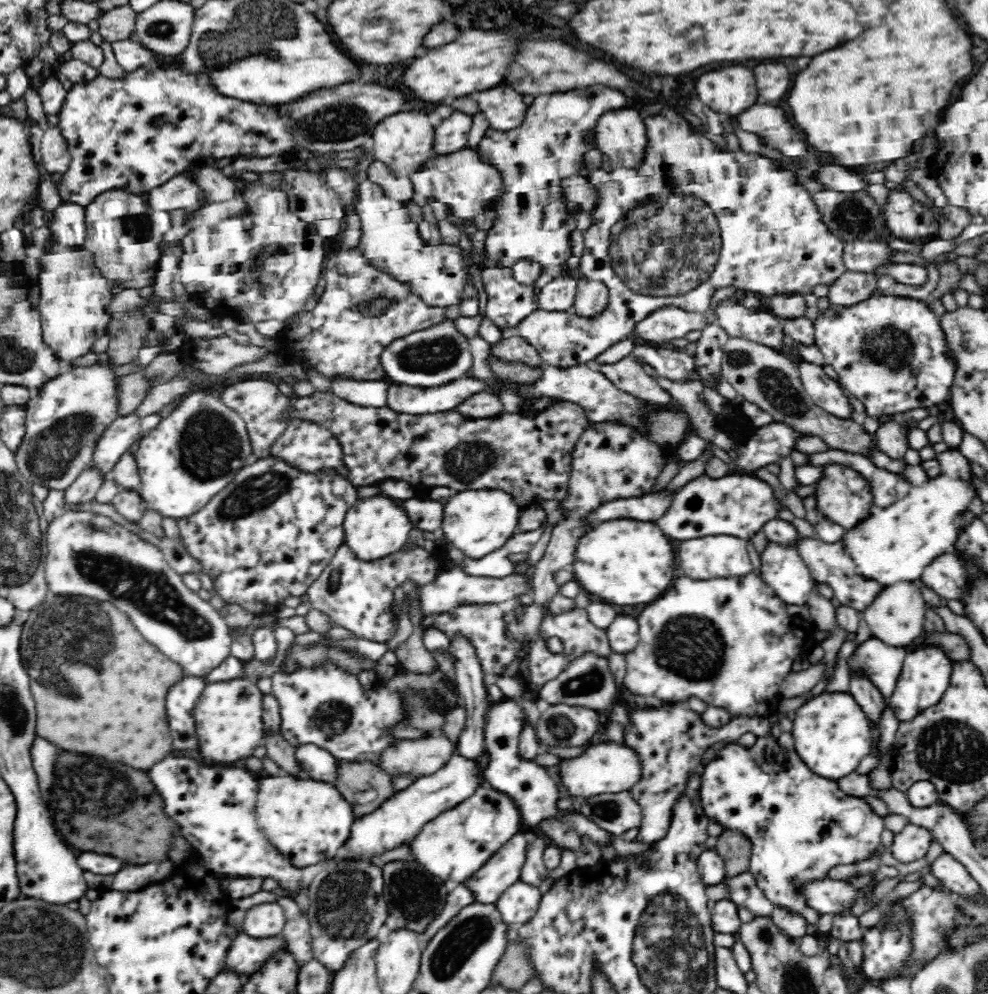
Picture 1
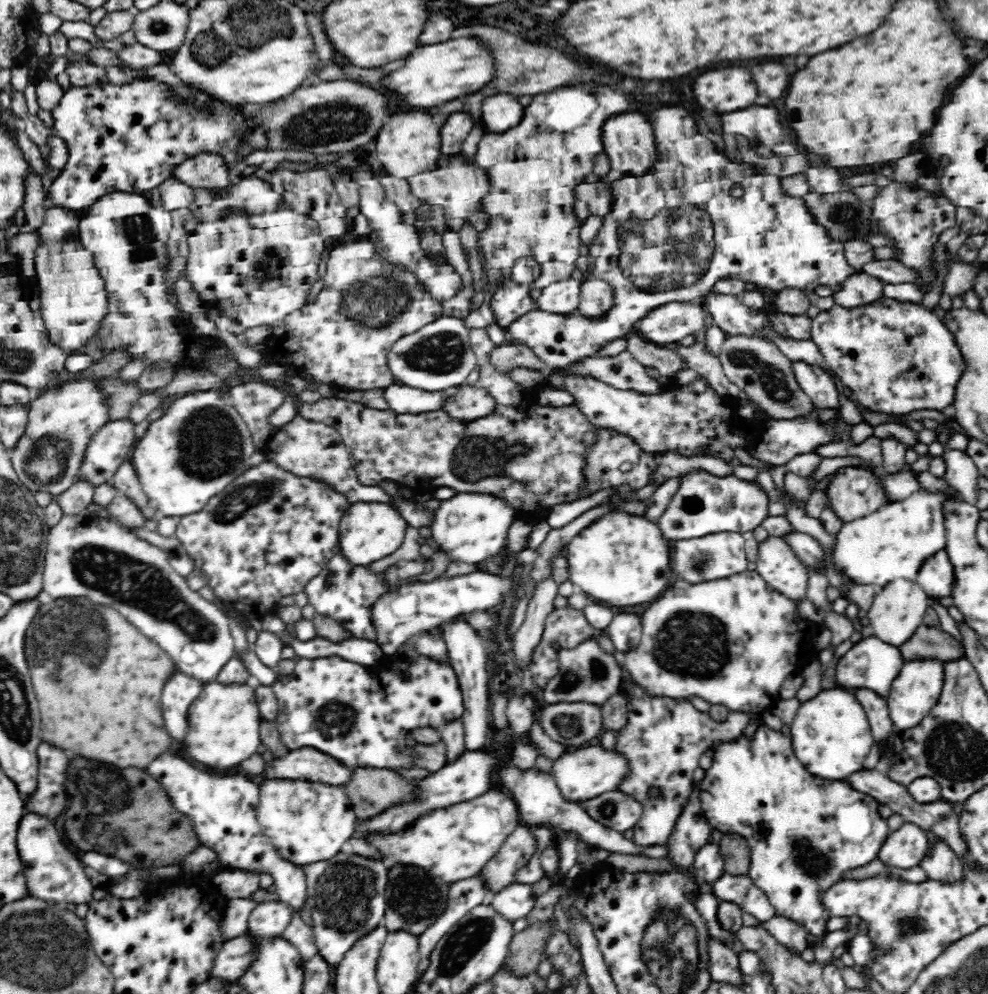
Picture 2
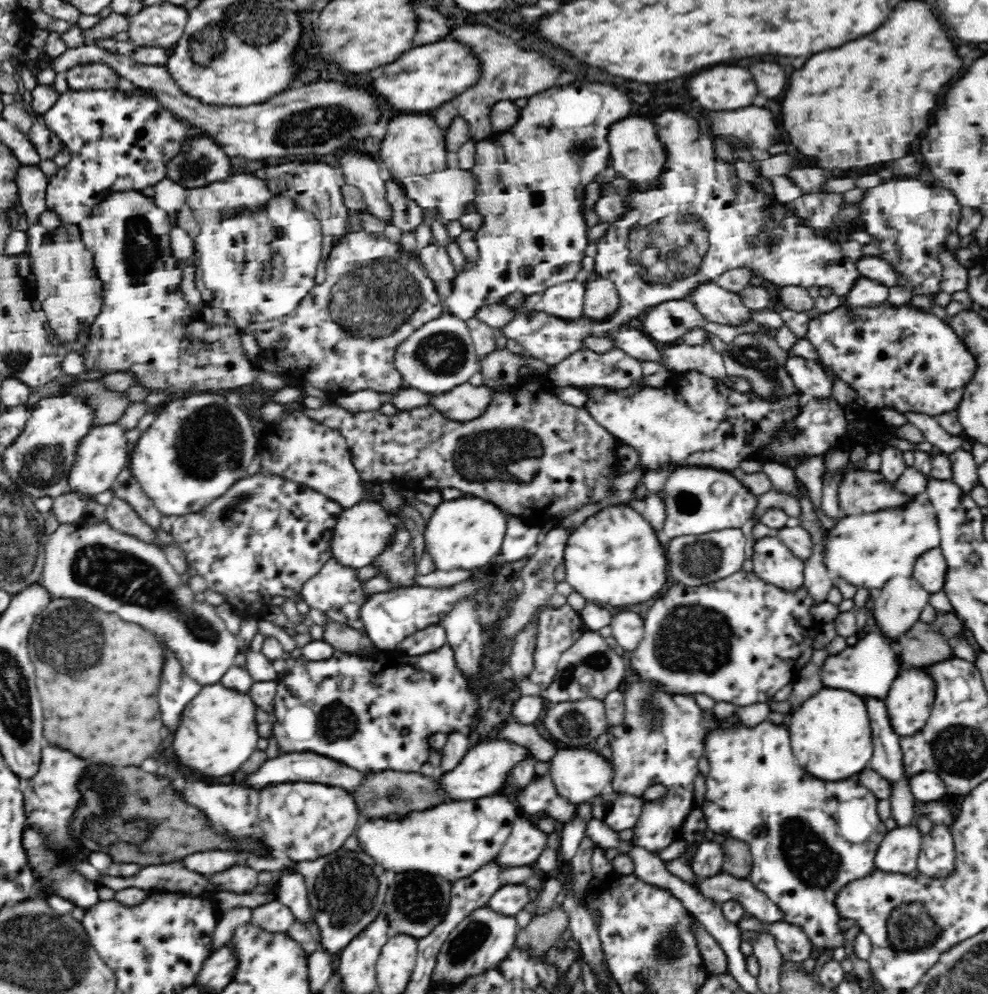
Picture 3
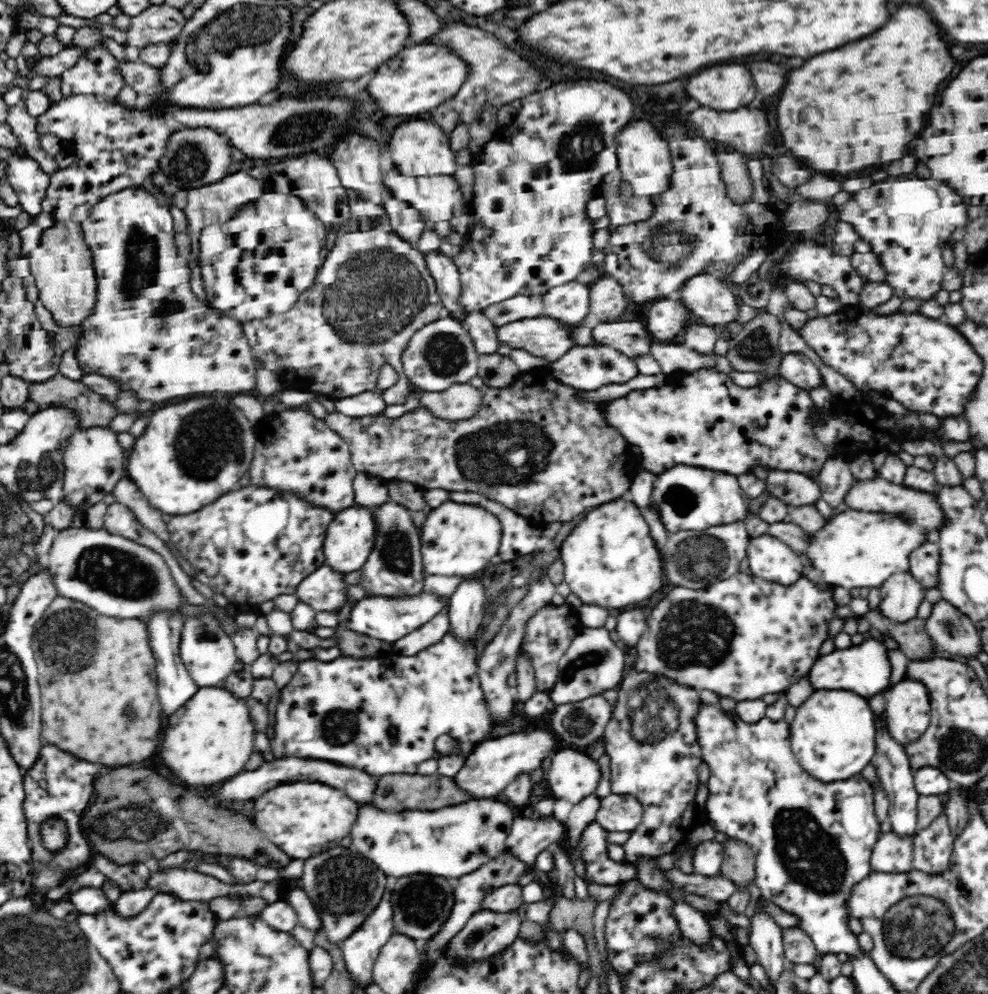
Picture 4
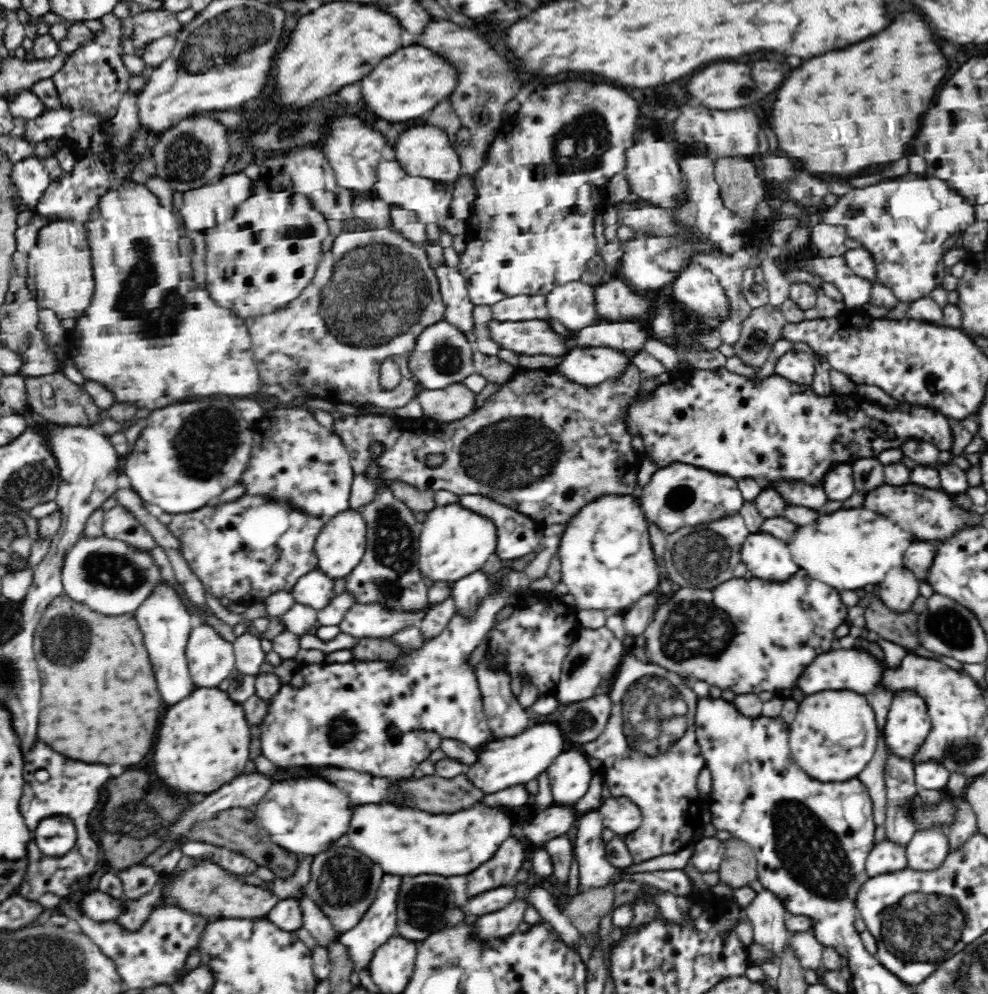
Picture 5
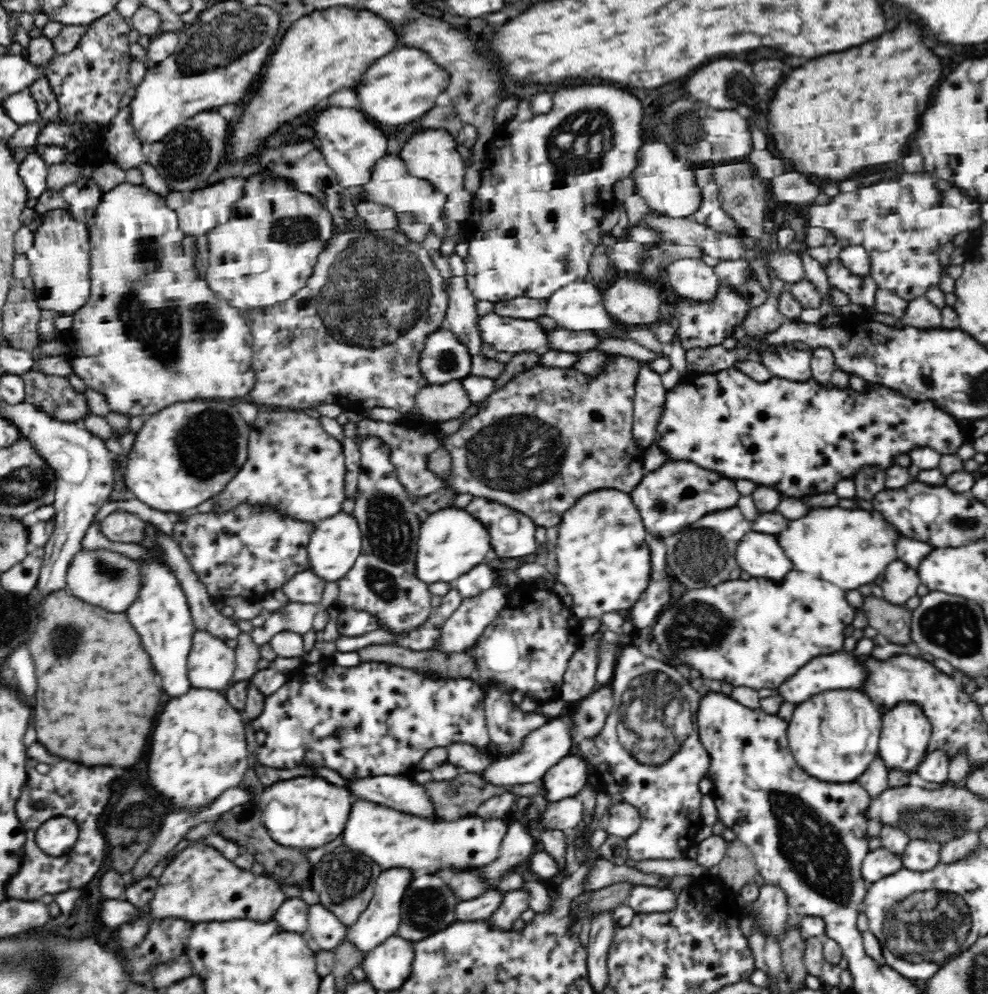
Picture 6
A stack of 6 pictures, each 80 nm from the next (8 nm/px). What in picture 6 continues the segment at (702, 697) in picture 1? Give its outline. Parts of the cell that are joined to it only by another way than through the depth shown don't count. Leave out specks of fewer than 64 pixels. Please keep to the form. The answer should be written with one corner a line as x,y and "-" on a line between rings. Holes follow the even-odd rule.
794,569
778,580
752,577
750,580
728,580
708,588
686,589
674,604
659,614
653,625
652,636
660,650
658,660
672,666
690,666
707,682
719,680
720,684
726,682
733,687
757,691
761,688
778,690
812,658
843,650
843,630
852,624
856,614
845,596
835,584

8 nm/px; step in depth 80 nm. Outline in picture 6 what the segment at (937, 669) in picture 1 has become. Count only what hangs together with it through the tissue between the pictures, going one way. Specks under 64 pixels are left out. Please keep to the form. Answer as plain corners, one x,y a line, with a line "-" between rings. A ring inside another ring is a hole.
902,700
883,714
878,752
888,768
916,771
925,757
924,752
931,737
932,726
917,702

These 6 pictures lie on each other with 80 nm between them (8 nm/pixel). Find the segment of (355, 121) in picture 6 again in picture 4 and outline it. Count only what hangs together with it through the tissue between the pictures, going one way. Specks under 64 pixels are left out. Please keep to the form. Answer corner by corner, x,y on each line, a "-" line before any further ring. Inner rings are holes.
350,134
336,144
336,149
329,160
338,170
340,181
346,188
357,190
366,202
383,206
383,202
389,197
389,191
383,184
380,172
380,146
377,142
366,140
361,134

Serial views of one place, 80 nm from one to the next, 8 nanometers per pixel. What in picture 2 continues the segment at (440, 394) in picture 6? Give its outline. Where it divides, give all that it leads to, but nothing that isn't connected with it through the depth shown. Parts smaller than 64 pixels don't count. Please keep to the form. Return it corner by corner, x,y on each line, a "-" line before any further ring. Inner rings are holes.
465,383
459,389
455,388
443,409
452,418
473,421
492,414
497,406
495,398
484,388

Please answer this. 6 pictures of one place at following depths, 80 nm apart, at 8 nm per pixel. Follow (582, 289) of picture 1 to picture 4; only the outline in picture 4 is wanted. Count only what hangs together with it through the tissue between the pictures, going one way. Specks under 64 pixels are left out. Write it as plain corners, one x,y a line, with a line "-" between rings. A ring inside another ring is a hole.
605,277
589,284
588,313
598,316
602,323
618,322
628,310
624,289
612,277

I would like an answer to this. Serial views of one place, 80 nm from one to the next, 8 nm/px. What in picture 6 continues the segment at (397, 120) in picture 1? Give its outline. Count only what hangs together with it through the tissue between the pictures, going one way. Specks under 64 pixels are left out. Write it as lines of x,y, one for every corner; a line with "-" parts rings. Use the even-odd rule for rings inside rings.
422,129
412,138
406,140
398,156
405,163
407,173
415,178
426,179
434,189
442,194
449,195
465,187
465,169
462,156
456,151
458,143
443,129

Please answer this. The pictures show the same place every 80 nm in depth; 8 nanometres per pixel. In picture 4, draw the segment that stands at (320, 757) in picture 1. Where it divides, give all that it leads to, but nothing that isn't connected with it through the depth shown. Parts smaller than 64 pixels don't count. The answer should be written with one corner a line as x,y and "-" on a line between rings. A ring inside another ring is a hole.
280,758
274,762
266,761
258,767
258,770
243,771
225,781
222,787
215,792
215,800
254,800
260,794
264,794
266,790
282,784
282,782
322,782
334,788
344,790
352,800
356,802
368,802
374,796
374,786
376,786
376,776
368,774
364,771
336,765
334,762
322,762
319,758
310,758
310,760
302,760
302,758

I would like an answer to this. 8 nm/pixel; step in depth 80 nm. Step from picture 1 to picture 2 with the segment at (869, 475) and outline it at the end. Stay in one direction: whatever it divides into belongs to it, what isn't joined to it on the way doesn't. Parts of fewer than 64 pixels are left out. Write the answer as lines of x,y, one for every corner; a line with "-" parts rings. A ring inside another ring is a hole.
858,464
858,467
870,471
870,473
880,477
884,495
886,495
886,502
898,502
906,500
910,494
914,494
916,490
920,490
921,486
914,475
914,471
900,471
896,474
888,474
880,469
870,466
870,464

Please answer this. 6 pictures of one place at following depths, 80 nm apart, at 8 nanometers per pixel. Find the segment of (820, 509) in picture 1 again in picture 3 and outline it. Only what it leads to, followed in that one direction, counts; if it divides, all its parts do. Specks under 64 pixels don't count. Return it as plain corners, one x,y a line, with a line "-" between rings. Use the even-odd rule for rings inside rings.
844,470
838,482
838,506
843,515
873,513
884,508
904,506
910,495
894,490
892,481
879,471

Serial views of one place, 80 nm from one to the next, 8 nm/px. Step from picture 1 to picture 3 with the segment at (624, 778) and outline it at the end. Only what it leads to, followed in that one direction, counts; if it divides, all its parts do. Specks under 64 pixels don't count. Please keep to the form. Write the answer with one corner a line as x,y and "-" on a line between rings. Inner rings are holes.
565,748
551,758
549,777
558,794
572,804
586,803
611,788
614,778
613,760
604,757
597,749

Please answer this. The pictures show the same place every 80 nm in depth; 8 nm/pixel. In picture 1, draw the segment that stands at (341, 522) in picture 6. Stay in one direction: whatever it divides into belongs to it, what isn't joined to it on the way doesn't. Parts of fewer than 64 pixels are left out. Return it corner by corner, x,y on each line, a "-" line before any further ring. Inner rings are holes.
376,494
370,498
359,498
348,510
343,522
345,543
359,560
378,560
398,552
404,544
407,544
408,534
414,526
399,501
384,494

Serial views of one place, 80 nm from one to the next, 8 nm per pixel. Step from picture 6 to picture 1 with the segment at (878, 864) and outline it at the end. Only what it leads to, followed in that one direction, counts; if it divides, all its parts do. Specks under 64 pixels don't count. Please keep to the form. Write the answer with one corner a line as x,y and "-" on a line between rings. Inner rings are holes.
909,823
901,832
895,834
894,842
889,850
898,862
908,864
908,862
924,858
934,841
937,841
937,838
933,837
930,829

